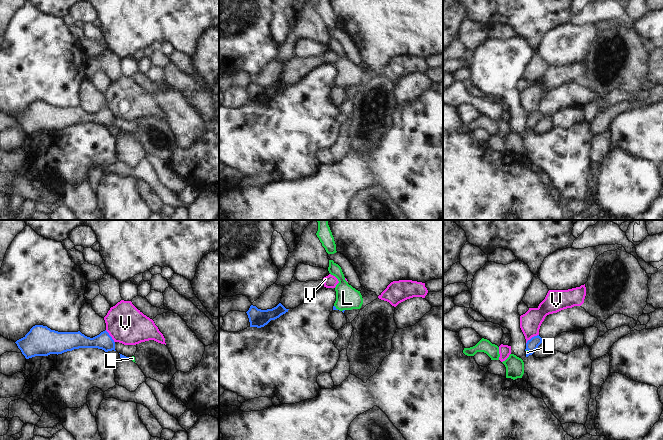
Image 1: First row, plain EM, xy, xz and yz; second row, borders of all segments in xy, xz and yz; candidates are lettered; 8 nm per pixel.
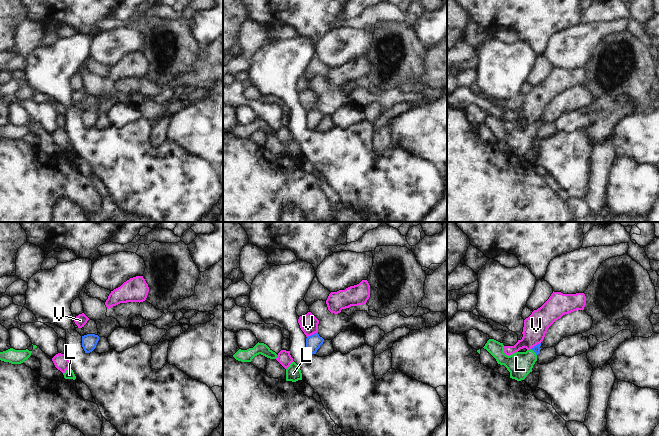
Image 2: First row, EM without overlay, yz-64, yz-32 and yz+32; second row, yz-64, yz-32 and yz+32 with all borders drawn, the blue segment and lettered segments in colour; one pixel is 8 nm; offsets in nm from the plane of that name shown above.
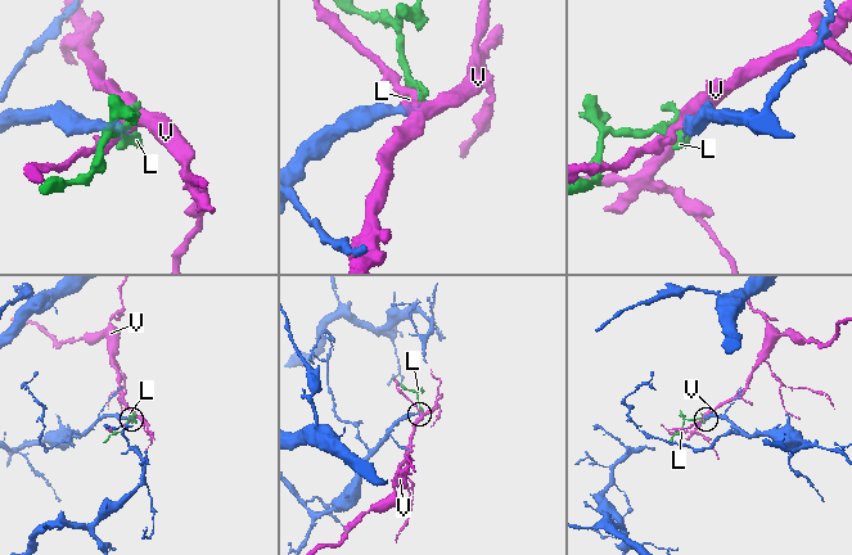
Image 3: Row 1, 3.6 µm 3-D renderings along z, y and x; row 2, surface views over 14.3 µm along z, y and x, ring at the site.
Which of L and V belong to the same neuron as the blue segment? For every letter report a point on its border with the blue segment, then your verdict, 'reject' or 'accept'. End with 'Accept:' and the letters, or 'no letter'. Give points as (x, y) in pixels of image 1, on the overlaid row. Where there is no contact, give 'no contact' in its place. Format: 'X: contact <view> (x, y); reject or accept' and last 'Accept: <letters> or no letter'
L: contact yz (529, 352); accept
V: contact yz (532, 337); reject
Accept: L

